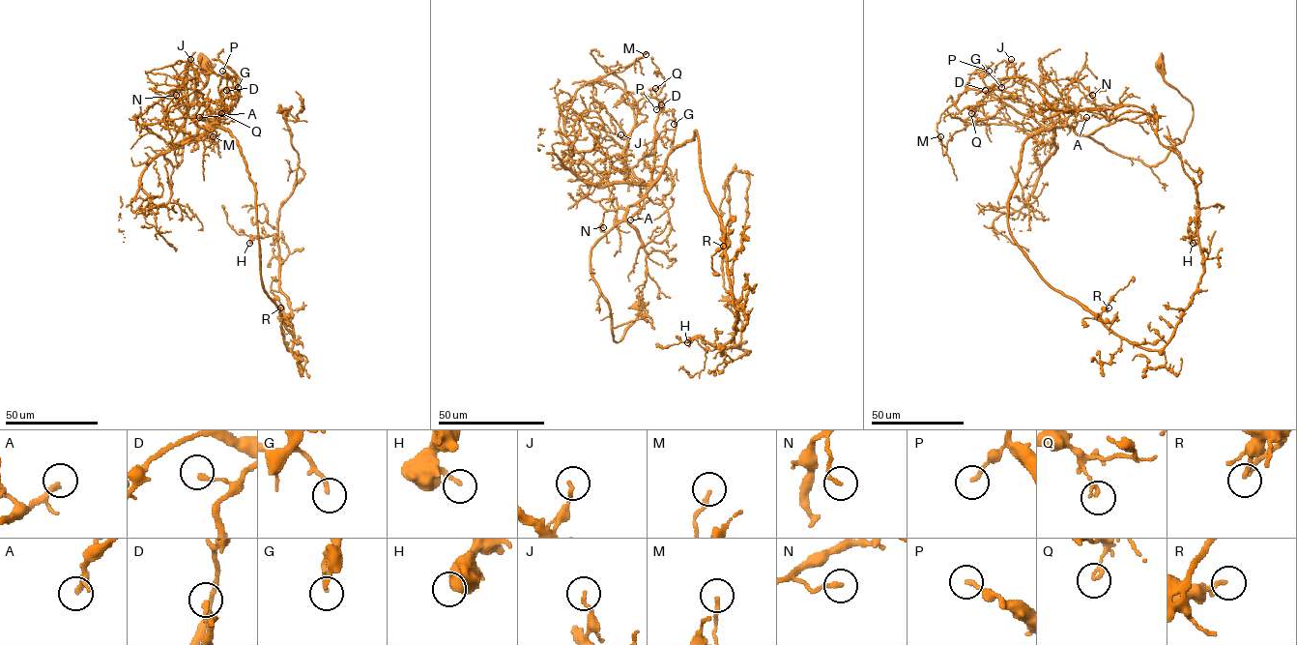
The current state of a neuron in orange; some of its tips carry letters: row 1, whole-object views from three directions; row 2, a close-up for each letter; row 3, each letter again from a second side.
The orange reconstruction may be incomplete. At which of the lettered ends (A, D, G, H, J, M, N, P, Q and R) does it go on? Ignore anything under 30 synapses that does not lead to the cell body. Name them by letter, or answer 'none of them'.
A

